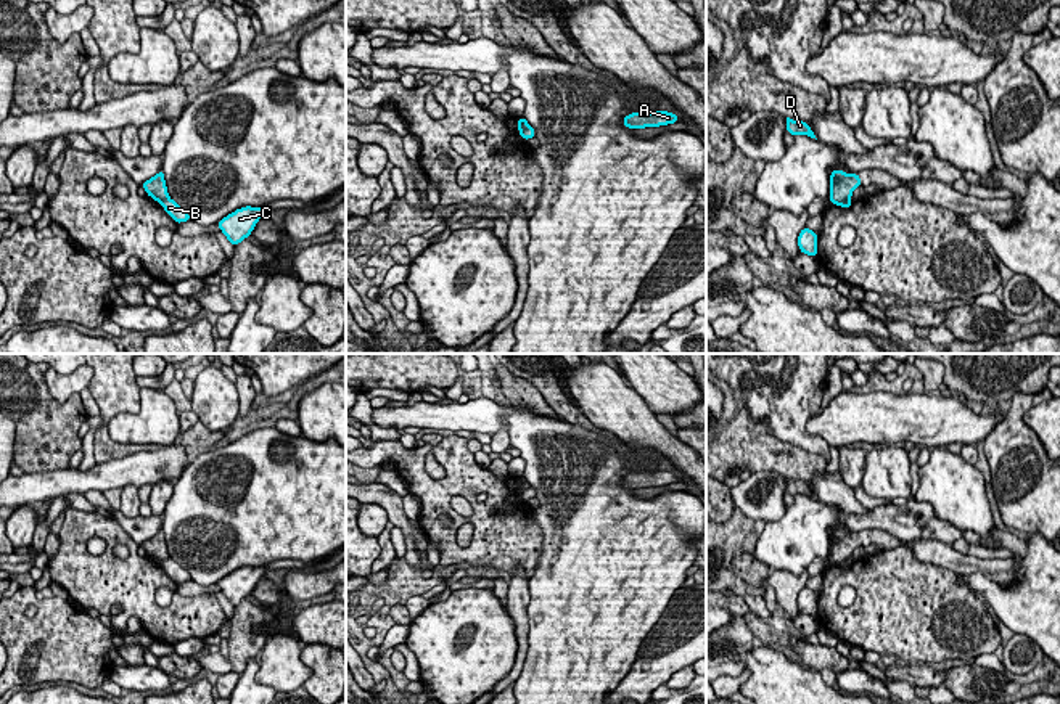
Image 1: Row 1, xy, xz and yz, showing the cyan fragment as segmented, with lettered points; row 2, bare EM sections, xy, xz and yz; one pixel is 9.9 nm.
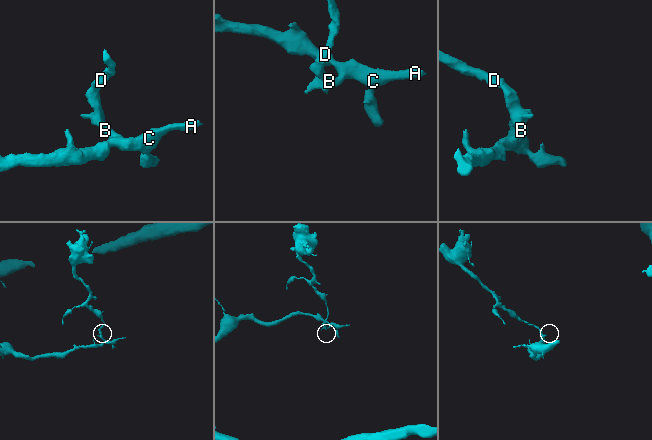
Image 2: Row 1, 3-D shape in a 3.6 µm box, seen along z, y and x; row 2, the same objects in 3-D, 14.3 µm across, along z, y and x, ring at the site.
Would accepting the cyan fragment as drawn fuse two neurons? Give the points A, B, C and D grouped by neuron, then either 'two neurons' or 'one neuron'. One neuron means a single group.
groups A B C / D; two neurons

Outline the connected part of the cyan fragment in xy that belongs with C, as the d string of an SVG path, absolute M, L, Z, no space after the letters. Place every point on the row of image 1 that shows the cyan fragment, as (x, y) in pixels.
M244 206L219 220L217 227L233 246L238 246L244 238L251 238L251 231L265 214L265 206Z

